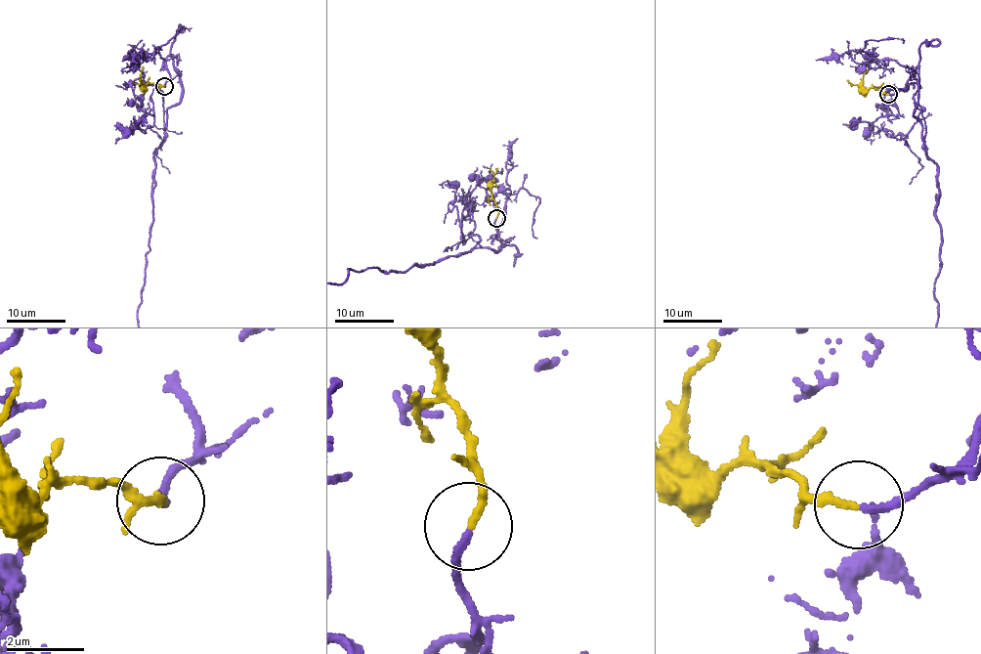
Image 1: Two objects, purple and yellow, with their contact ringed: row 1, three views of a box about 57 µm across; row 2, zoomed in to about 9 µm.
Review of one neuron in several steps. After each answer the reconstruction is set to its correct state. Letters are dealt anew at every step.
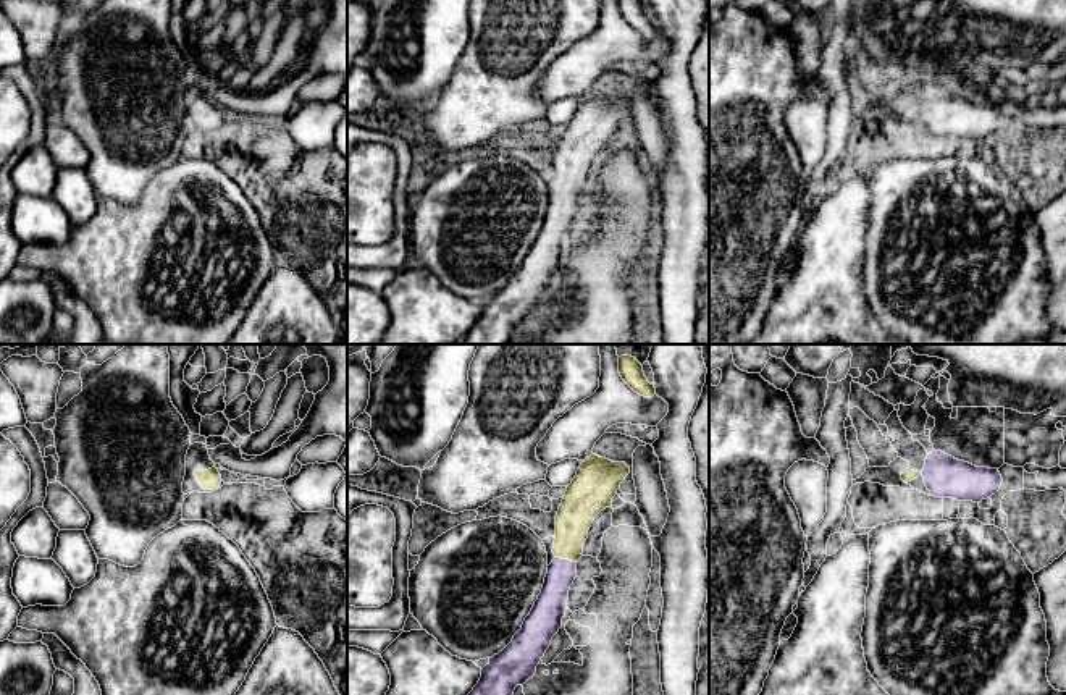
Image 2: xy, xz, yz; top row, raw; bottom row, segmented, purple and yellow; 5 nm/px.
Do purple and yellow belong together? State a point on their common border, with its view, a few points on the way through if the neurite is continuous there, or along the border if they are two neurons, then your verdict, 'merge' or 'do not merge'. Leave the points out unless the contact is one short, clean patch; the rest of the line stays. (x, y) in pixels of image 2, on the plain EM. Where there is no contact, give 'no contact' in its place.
xz (566, 197) | across xz (551, 243), (566, 197), (572, 159), (577, 149) | merge

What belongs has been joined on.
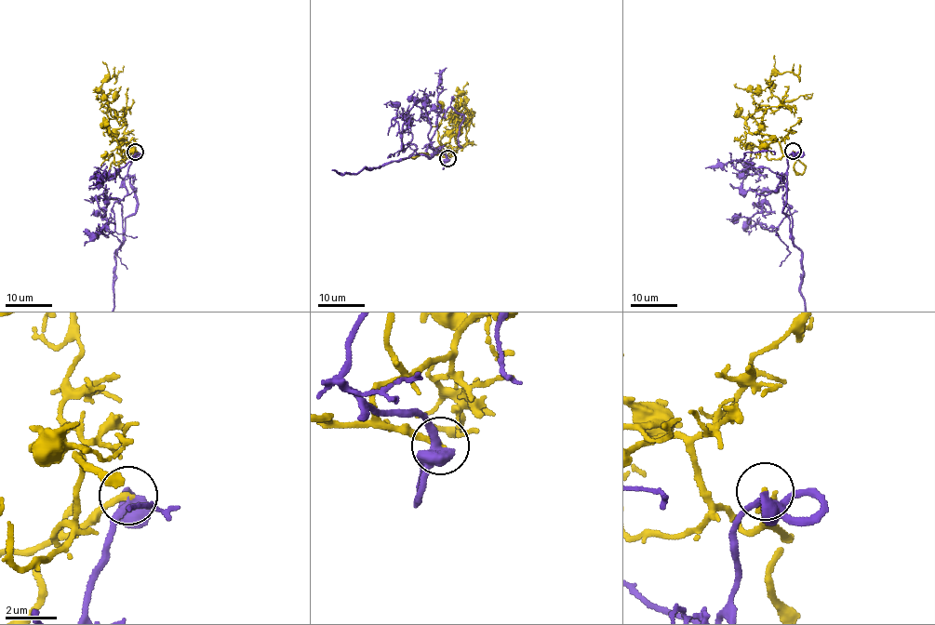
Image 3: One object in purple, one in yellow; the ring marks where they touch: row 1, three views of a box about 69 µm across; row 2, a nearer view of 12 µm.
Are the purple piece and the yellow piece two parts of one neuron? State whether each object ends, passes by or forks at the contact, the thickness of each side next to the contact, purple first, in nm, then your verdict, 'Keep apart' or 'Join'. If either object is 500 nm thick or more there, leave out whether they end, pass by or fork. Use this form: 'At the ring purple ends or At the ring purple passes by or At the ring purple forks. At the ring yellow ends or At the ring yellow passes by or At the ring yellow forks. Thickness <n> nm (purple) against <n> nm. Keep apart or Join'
At the ring purple forks. At the ring yellow ends. Thickness 320 nm (purple) against 240 nm. Join

